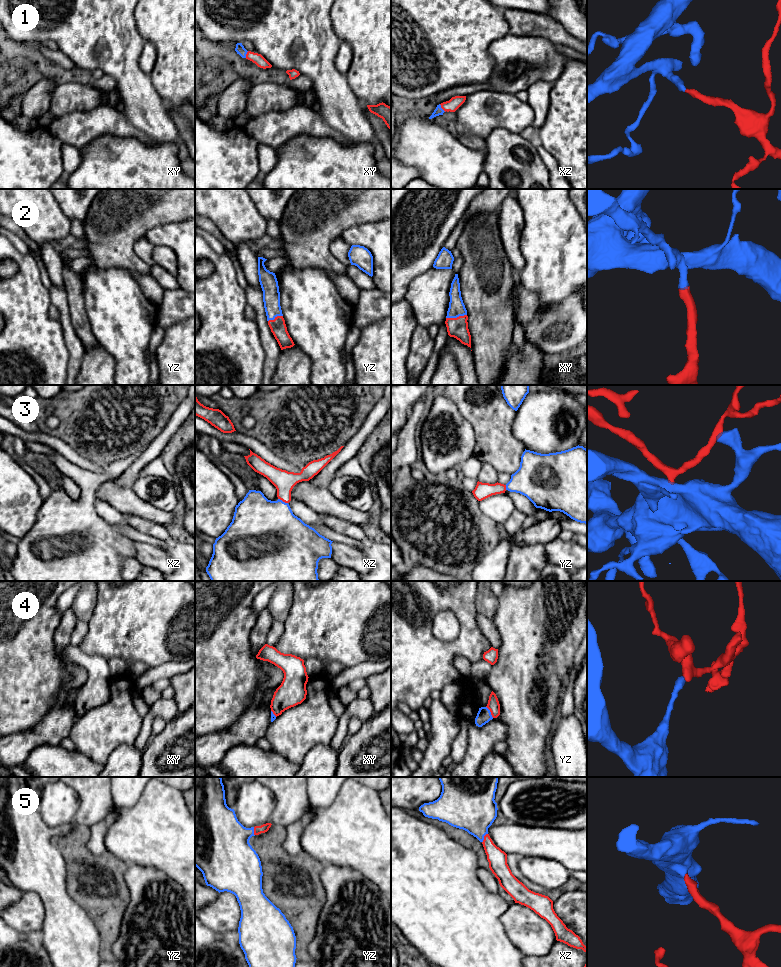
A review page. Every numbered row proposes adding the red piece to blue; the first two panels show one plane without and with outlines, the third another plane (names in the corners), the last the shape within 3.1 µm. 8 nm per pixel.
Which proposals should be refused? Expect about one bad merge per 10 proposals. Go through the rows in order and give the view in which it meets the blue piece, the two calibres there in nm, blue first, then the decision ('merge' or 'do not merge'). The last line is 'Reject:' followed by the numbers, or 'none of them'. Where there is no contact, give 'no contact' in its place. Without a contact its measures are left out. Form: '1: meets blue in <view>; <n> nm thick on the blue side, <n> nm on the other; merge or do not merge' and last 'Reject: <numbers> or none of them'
1: meets blue in xz; 70 nm thick on the blue side, 100 nm on the other; merge
2: meets blue in xy; 130 nm thick on the blue side, 160 nm on the other; merge
3: meets blue in xz; 460 nm thick on the blue side, 170 nm on the other; merge
4: meets blue in yz; 110 nm thick on the blue side, 100 nm on the other; do not merge
5: meets blue in xz; 360 nm thick on the blue side, 150 nm on the other; merge
Reject: 4

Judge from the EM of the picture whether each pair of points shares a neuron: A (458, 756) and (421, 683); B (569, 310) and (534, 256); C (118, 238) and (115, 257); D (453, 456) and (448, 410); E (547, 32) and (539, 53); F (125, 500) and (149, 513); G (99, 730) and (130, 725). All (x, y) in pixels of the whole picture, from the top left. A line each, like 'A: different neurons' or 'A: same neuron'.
A: different neurons
B: different neurons
C: same neuron
D: same neuron
E: different neurons
F: same neuron
G: same neuron

